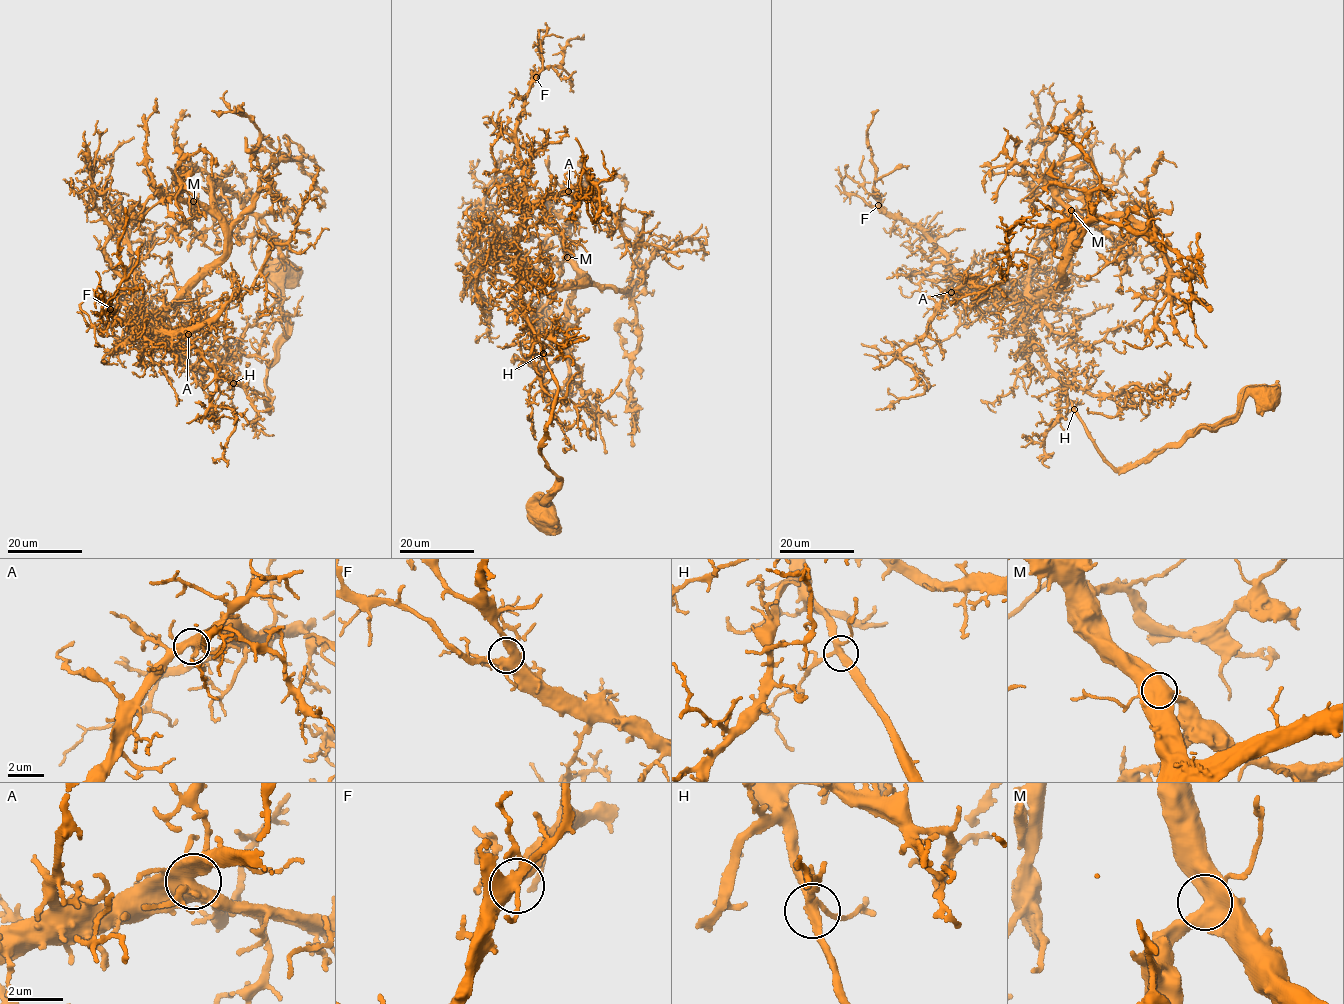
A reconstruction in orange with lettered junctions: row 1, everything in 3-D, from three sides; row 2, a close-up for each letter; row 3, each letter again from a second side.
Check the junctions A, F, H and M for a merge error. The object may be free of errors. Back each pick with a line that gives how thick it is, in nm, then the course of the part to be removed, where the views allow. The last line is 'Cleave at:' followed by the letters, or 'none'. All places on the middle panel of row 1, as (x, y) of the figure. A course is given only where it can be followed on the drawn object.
Cleave at: none

